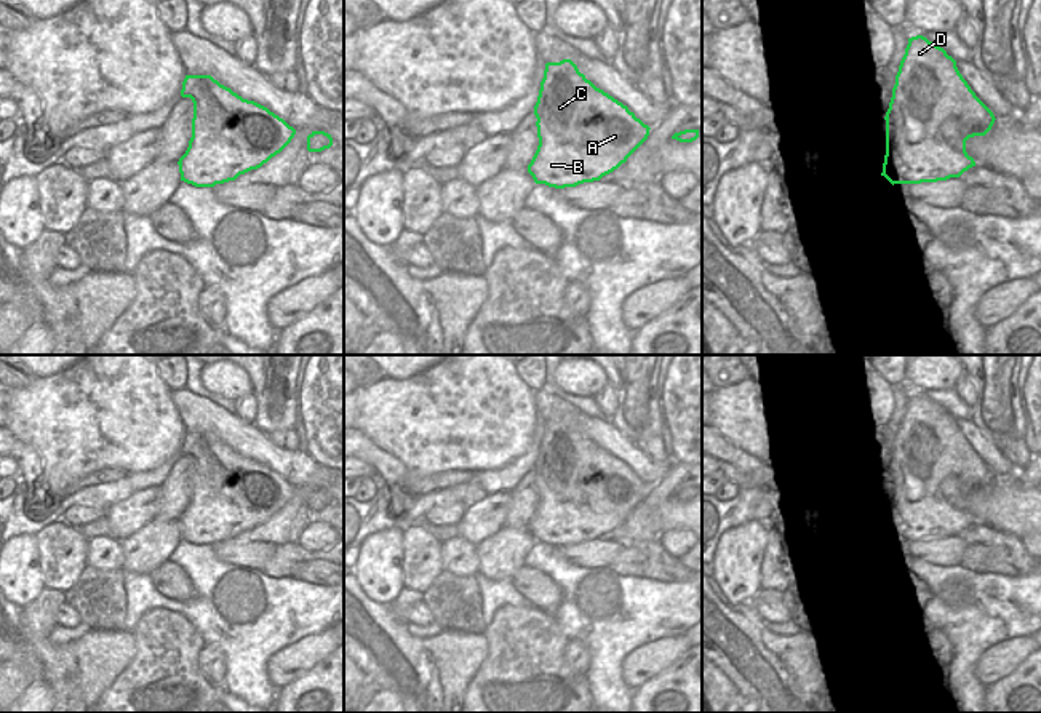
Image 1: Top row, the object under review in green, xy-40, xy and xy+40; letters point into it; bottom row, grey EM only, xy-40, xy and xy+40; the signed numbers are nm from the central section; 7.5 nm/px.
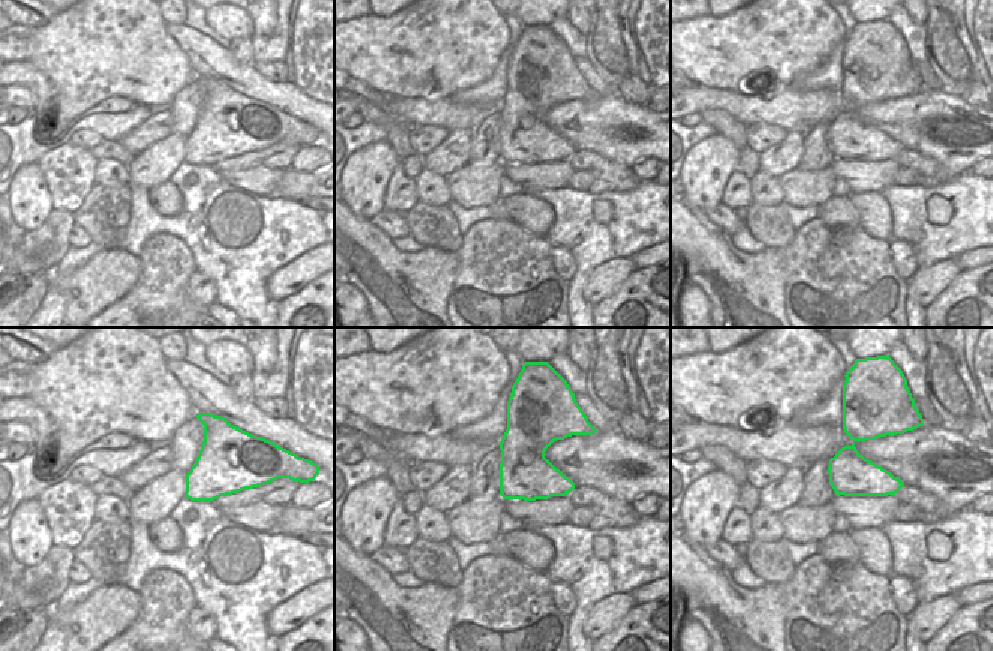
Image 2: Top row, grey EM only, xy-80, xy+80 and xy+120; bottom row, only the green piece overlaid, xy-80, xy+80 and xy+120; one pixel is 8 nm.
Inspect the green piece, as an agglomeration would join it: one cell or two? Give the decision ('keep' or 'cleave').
keep

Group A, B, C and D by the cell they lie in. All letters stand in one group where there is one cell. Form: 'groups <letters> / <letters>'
groups A B C D

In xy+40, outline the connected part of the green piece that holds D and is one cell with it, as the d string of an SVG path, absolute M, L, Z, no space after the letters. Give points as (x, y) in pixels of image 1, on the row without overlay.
M916 393L908 396L884 478L881 534L894 544L959 536L975 524L966 499L985 494L996 476L963 436L956 419Z

